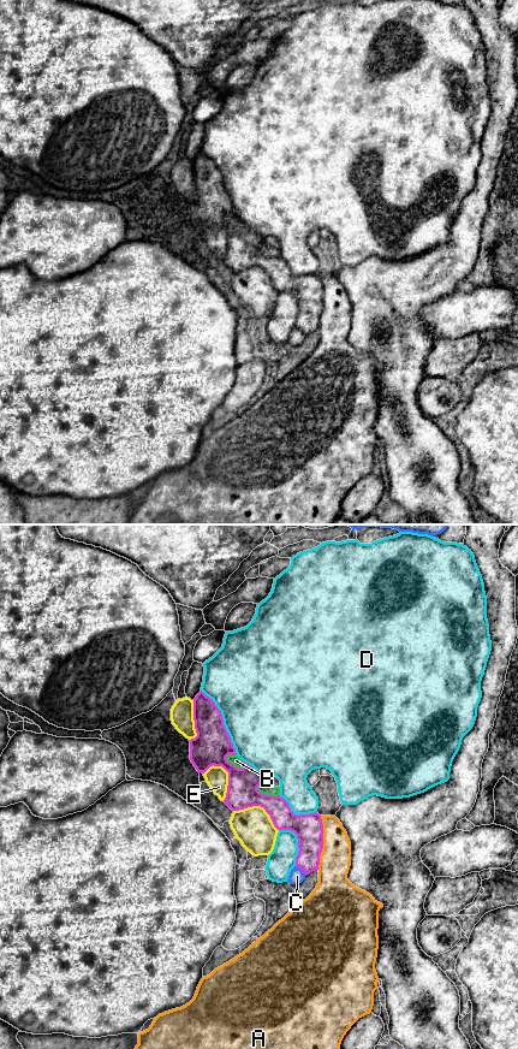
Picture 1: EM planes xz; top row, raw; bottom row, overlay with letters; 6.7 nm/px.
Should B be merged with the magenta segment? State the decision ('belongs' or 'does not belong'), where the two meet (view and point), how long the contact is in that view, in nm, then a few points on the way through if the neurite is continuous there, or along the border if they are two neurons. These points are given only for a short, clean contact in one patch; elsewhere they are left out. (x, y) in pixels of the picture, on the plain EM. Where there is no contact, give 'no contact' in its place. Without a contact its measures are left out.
belongs | xz (233, 226) | 150 nm

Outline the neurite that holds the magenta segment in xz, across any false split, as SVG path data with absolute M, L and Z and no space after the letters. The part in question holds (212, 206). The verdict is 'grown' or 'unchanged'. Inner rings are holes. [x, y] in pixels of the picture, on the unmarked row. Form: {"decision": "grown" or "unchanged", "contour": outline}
{"decision": "unchanged", "contour": "M202 152L193 160L193 182L197 197L190 202L190 221L198 233L204 235L210 227L222 227L228 233L228 247L224 263L232 271L239 272L252 267L261 267L270 277L274 288L278 291L291 291L298 300L298 316L296 327L305 336L318 331L320 316L323 309L323 285L321 277L315 274L294 275L288 263L279 257L264 256L257 251L263 237L258 235L251 226L244 224L243 230L236 229L228 224L228 215L236 217L236 209L224 186L221 172L218 170L213 160L207 158Z"}

